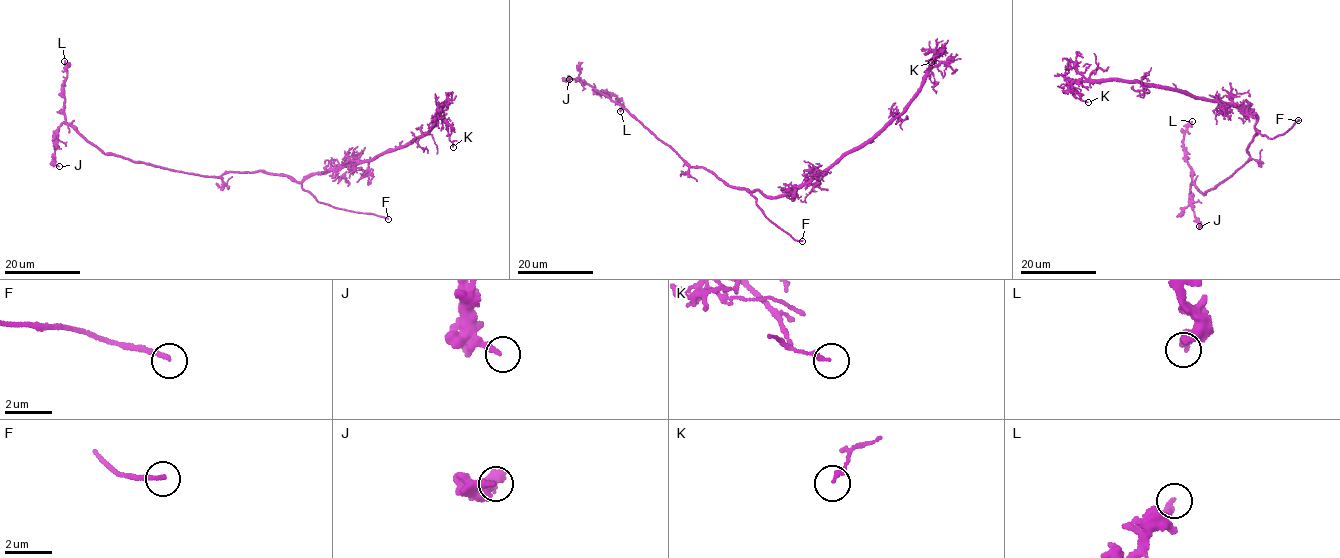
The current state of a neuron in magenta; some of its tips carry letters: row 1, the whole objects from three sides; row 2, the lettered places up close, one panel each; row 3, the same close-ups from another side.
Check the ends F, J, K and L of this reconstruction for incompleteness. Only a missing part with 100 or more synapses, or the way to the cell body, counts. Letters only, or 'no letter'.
F

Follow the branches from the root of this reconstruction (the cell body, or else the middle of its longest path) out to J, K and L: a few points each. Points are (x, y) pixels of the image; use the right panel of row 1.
J: (1257, 131), (1246, 150), (1248, 159), (1234, 174), (1205, 195), (1191, 184), (1191, 208), (1199, 226)
K: (1257, 131), (1256, 116), (1233, 103), (1152, 83), (1109, 78), (1071, 83), (1088, 102)
L: (1257, 131), (1246, 150), (1248, 159), (1205, 195), (1192, 181), (1192, 169), (1185, 157), (1183, 135), (1192, 121)

